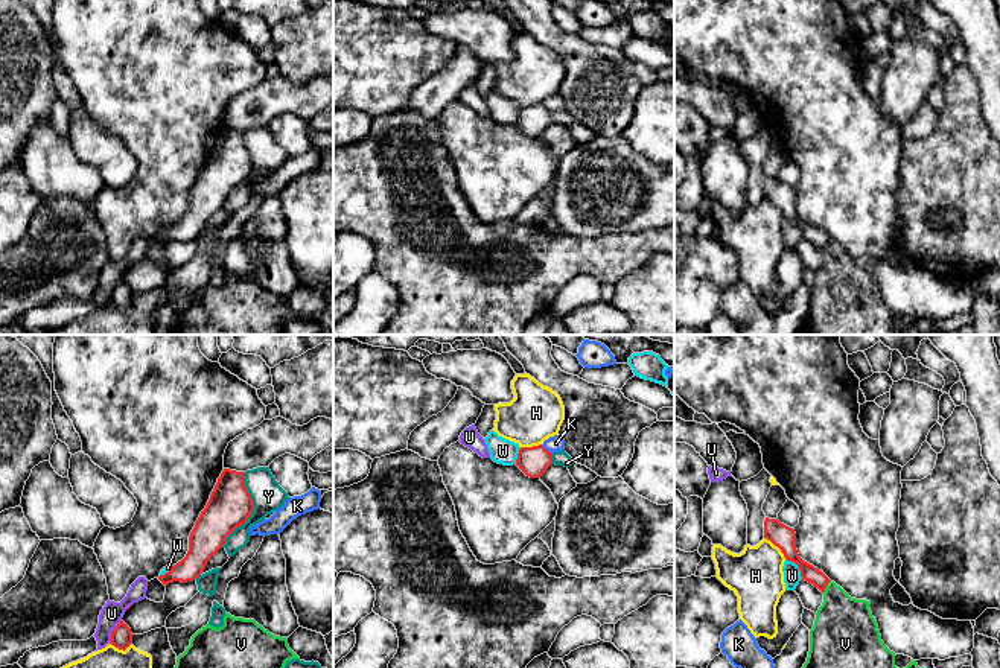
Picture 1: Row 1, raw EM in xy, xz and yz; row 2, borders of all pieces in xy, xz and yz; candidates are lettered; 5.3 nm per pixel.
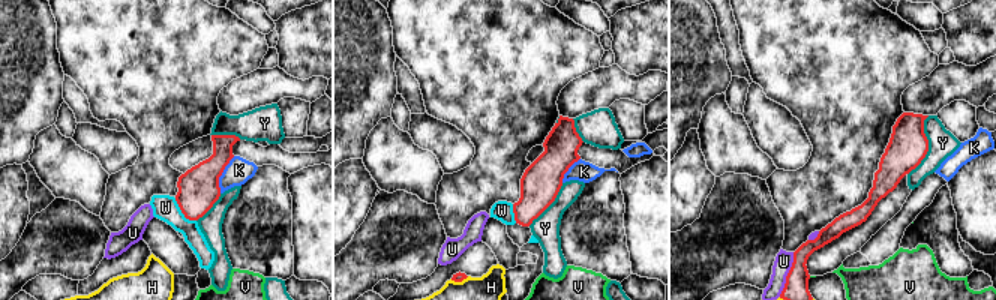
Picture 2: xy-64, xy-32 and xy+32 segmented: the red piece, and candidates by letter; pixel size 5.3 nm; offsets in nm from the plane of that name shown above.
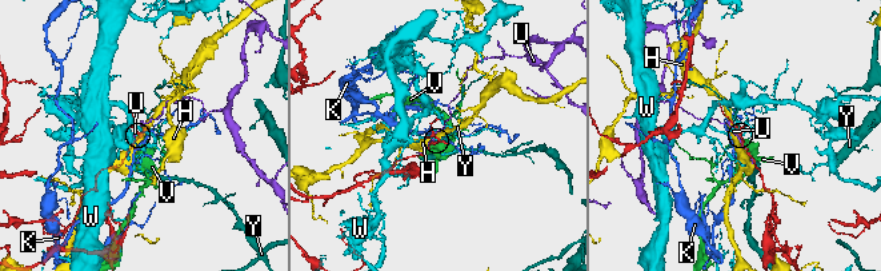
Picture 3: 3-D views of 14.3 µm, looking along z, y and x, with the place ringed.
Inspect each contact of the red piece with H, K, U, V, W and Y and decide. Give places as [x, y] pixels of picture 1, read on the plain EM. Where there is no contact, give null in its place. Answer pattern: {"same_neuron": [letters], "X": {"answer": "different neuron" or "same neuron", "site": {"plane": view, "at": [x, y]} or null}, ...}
{"same_neuron": [], "H": {"answer": "different neuron", "site": {"plane": "yz", "at": [777, 204]}}, "K": {"answer": "different neuron", "site": {"plane": "xz", "at": [545, 108]}}, "U": {"answer": "different neuron", "site": {"plane": "xy", "at": [113, 291]}}, "V": {"answer": "different neuron", "site": {"plane": "yz", "at": [827, 244]}}, "W": {"answer": "different neuron", "site": {"plane": "yz", "at": [798, 225]}}, "Y": {"answer": "different neuron", "site": {"plane": "xy", "at": [253, 168]}}}

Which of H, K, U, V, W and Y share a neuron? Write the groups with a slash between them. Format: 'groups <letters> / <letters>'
groups H / K / U / V / W / Y

